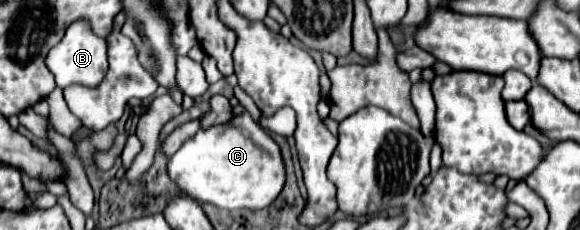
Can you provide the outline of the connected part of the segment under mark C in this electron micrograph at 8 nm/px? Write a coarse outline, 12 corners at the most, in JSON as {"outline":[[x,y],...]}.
{"outline":[[247,110],[169,158],[187,196],[265,208],[285,184],[277,142]]}

